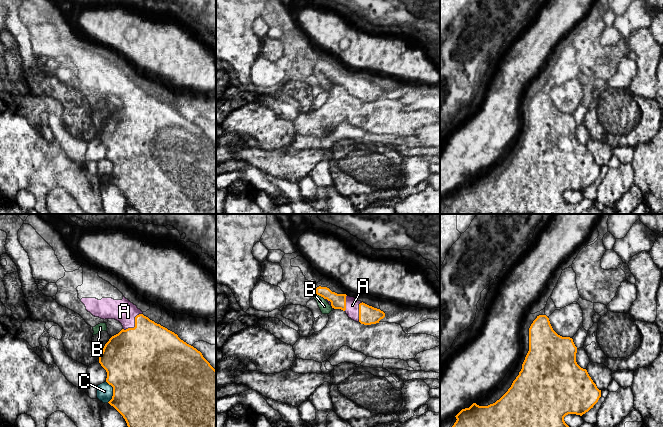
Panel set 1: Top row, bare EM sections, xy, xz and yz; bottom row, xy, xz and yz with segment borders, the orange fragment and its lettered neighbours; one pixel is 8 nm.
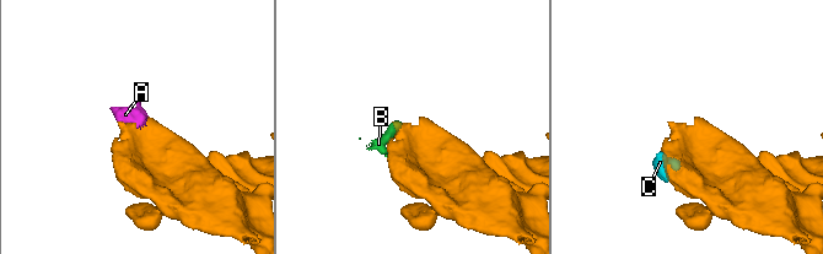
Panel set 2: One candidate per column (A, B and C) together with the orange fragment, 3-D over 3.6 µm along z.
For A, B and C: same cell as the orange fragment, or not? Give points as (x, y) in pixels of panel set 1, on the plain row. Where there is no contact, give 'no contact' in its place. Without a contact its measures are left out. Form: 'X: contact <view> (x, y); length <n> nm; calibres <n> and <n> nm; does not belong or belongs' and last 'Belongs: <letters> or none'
A: contact xy (135, 100); length 200 nm; calibres 460 and 180 nm; belongs
B: contact xz (320, 71); length 90 nm; calibres 130 and 90 nm; does not belong
C: contact xy (113, 168); length 180 nm; calibres 500 and 130 nm; does not belong
Belongs: A

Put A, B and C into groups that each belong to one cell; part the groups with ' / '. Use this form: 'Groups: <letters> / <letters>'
Groups: A / B C

